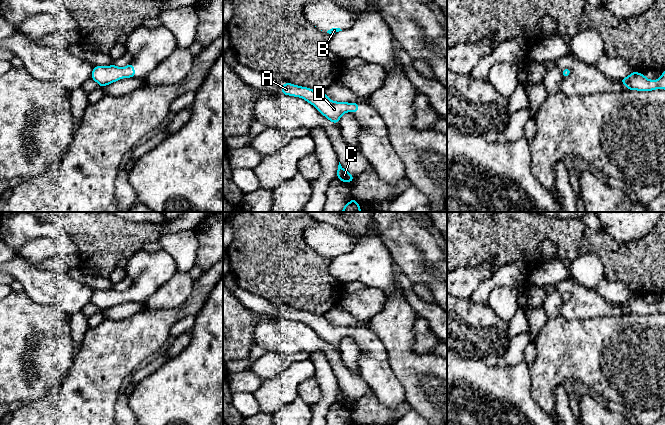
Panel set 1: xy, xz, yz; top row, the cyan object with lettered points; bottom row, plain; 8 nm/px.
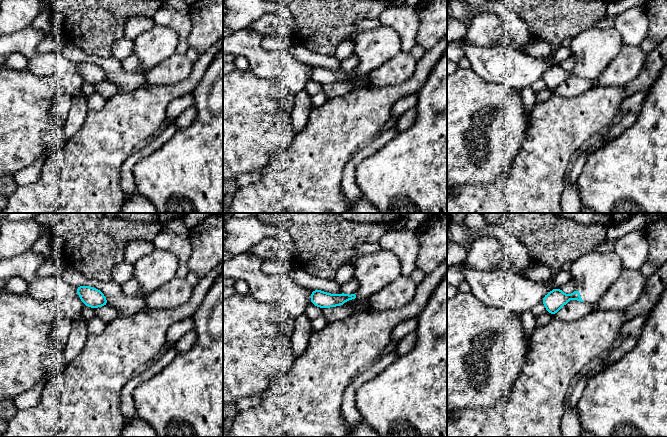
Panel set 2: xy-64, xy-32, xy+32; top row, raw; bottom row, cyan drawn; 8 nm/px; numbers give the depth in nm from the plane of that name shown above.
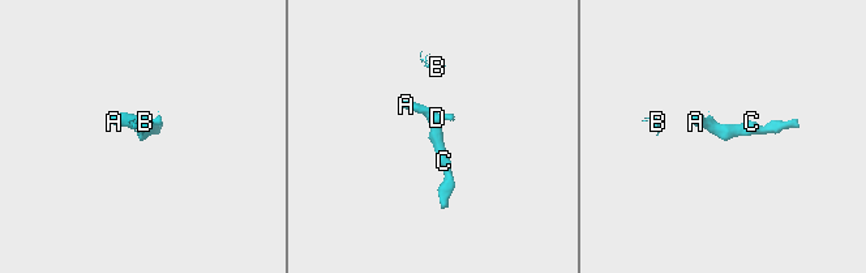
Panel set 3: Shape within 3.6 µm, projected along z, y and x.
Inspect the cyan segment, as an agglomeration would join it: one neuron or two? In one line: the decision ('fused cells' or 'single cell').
single cell

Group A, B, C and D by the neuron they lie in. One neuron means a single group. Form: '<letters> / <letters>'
A B C D

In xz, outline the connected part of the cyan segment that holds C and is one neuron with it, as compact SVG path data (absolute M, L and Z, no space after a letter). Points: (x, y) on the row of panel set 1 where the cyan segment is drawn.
M340 162L337 169L337 178L342 180L344 183L352 182L354 176L348 173L345 169L342 168Z

